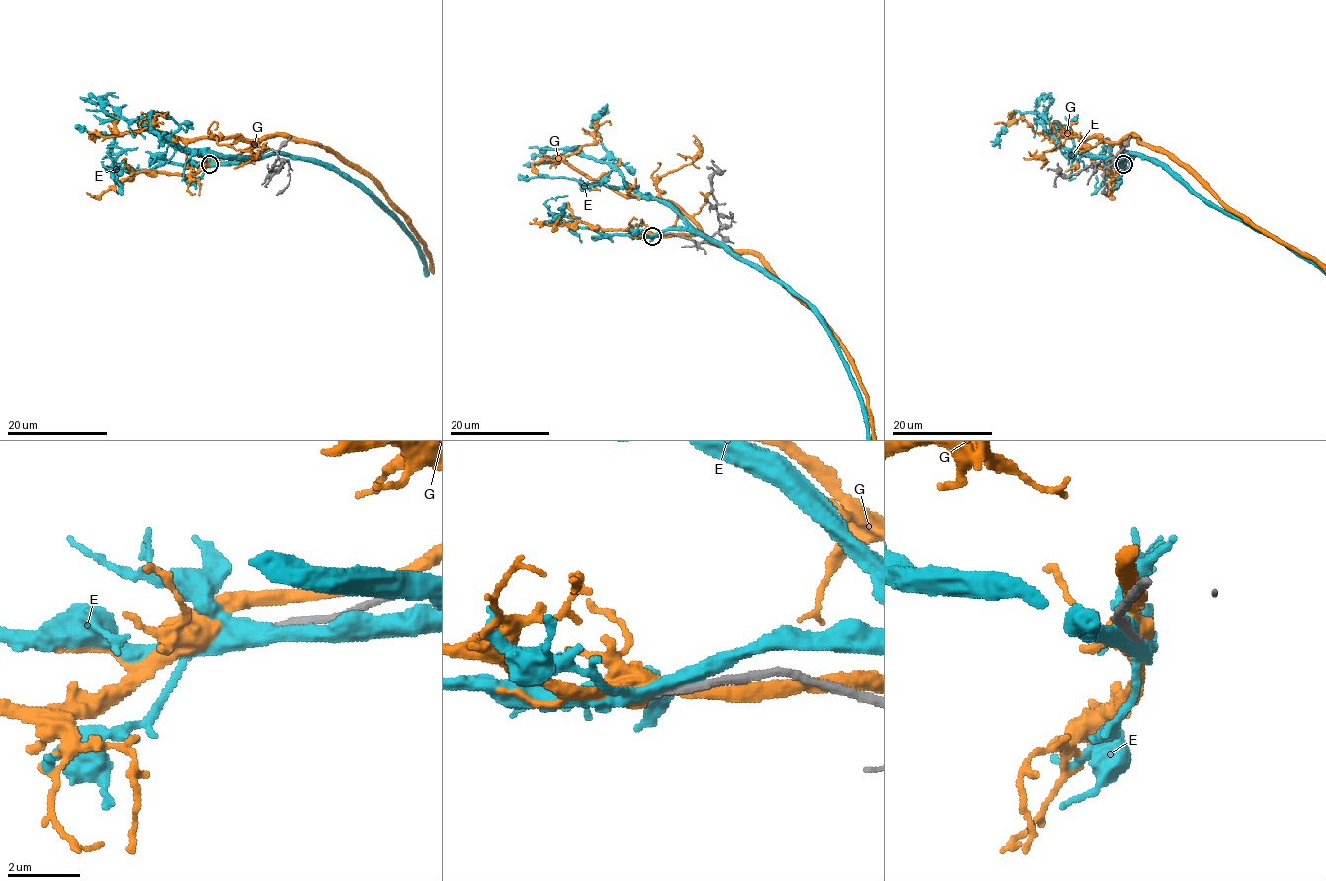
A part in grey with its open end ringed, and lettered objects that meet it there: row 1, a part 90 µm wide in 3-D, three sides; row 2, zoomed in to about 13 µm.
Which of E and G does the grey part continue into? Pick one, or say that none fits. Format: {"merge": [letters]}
{"merge": []}

